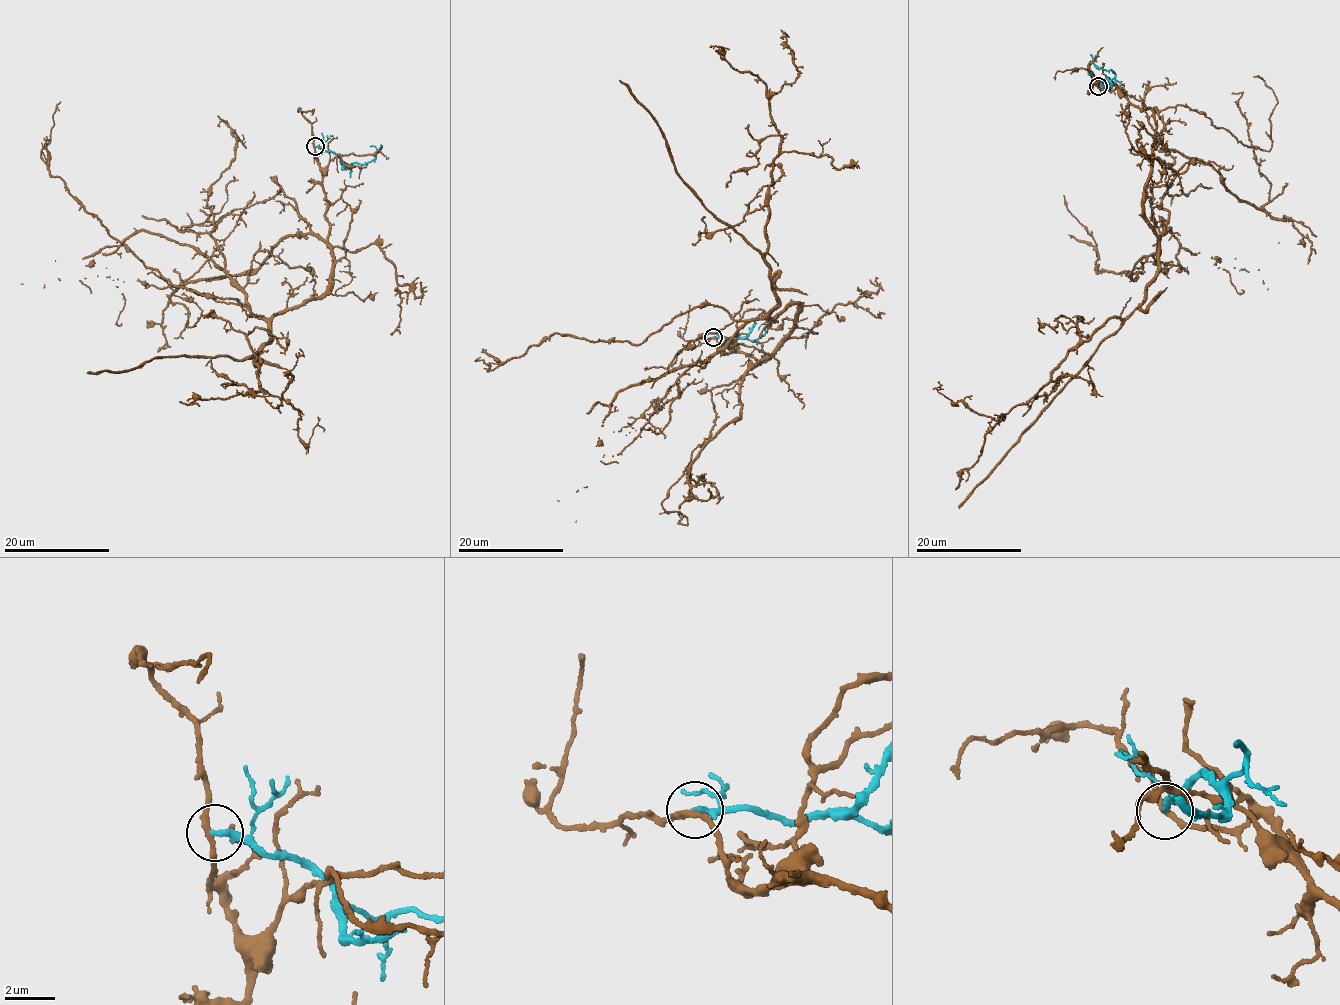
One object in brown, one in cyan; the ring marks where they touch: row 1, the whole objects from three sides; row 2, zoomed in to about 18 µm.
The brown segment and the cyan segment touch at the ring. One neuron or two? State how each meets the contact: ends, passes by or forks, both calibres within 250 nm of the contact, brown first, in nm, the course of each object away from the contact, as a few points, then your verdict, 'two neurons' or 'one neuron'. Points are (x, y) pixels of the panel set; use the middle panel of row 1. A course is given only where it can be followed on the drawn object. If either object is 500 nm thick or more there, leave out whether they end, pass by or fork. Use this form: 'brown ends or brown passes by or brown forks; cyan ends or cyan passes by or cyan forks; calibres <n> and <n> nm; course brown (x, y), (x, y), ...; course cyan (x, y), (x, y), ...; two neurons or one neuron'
brown passes by; cyan ends; calibres 240 and 260 nm; course brown (712, 337), (763, 362), (802, 309), (734, 319), (702, 303), (638, 345), (553, 334), (492, 370), (477, 360); course cyan (712, 337), (754, 341), (763, 335), (767, 320), (758, 329); two neurons

